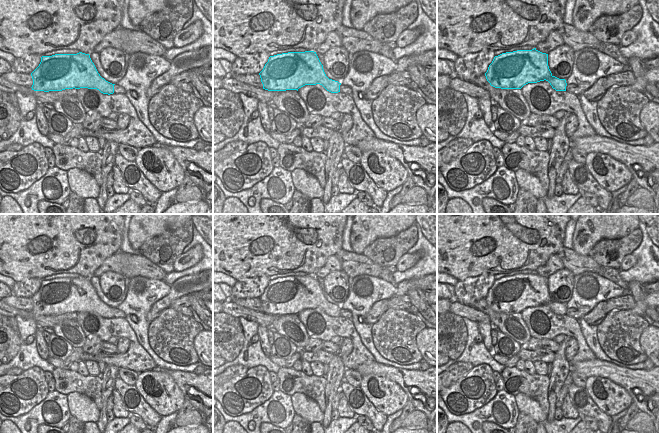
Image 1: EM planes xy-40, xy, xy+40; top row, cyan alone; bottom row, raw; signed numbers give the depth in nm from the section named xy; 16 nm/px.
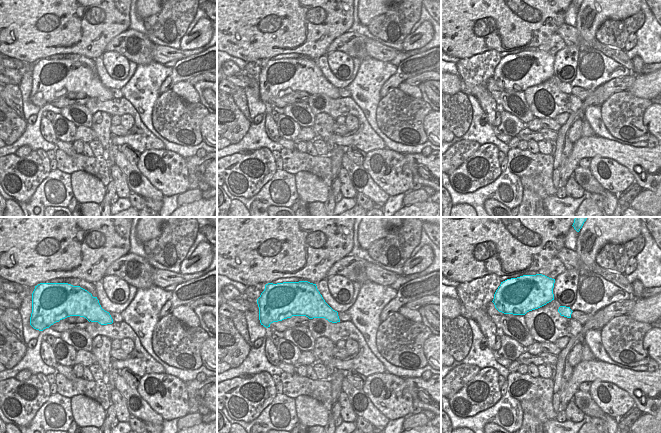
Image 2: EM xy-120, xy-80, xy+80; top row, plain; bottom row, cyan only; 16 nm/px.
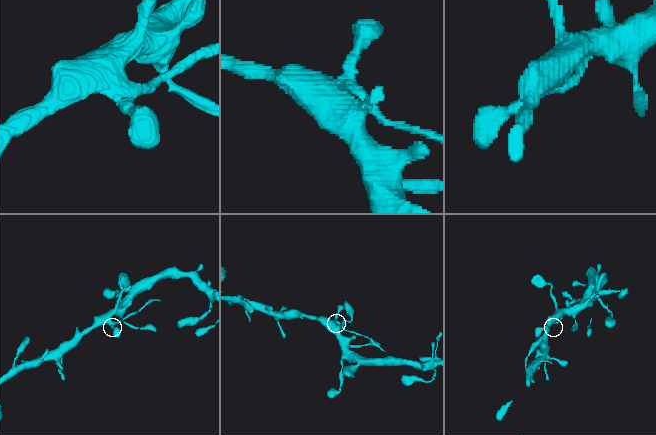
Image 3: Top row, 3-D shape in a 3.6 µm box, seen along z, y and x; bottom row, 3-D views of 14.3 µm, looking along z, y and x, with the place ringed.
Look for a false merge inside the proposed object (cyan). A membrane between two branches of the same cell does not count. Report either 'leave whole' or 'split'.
split

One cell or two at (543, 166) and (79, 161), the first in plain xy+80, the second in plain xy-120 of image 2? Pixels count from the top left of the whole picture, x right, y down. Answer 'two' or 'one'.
one

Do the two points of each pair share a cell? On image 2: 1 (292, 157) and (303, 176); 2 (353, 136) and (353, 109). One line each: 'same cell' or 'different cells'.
1: different cells
2: same cell

